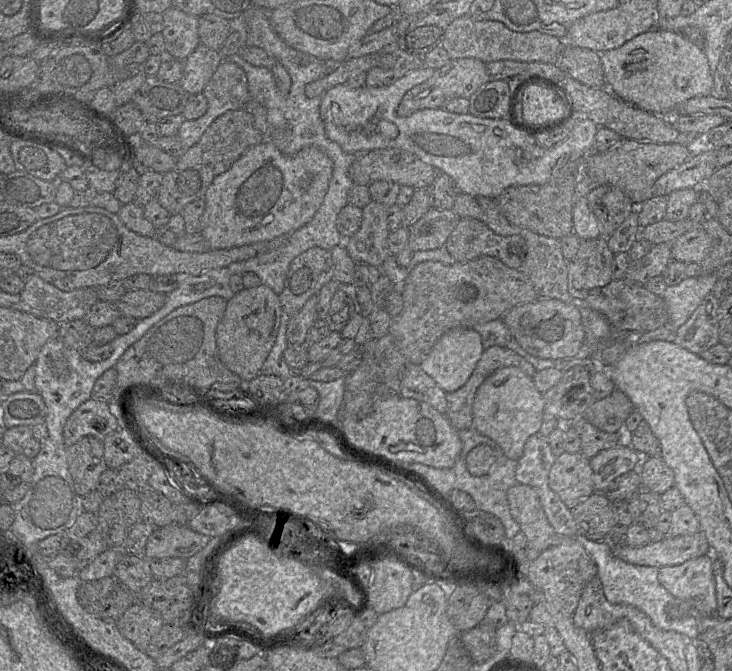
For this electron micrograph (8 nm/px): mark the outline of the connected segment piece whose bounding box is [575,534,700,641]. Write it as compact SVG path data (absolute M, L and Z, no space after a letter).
M578 534L575 539L582 545L597 565L597 577L603 587L604 596L612 604L627 604L644 612L652 623L662 630L672 630L684 635L688 641L698 641L700 637L700 616L671 618L667 614L669 604L679 602L658 581L657 567L627 563L614 555L614 547L606 541L591 541Z

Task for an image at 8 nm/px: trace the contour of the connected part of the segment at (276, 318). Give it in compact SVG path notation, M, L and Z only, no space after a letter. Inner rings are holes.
M263 284L244 288L227 301L216 330L218 355L221 362L243 382L249 382L260 374L260 369L276 341L281 317L279 295Z

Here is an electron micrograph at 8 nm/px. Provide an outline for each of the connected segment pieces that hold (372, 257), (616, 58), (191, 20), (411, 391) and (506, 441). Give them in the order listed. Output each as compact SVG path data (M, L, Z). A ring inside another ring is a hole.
M372 200L362 210L362 224L354 235L345 239L344 247L356 264L381 267L391 255L387 207Z
M653 29L627 41L618 48L600 53L607 88L618 98L657 115L672 115L685 101L713 93L713 73L703 50L680 32Z
M171 6L163 13L162 35L166 51L174 59L184 61L200 44L198 17Z
M407 363L400 383L402 397L425 402L446 416L446 394L420 365Z
M504 367L478 387L473 402L472 427L495 441L511 460L518 461L527 439L538 433L544 419L544 400L533 379L517 367Z

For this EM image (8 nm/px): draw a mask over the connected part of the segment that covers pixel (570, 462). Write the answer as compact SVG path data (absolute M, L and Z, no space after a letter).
M564 451L556 457L550 469L548 484L569 509L575 508L595 492L590 459L586 458L581 452L568 453Z

